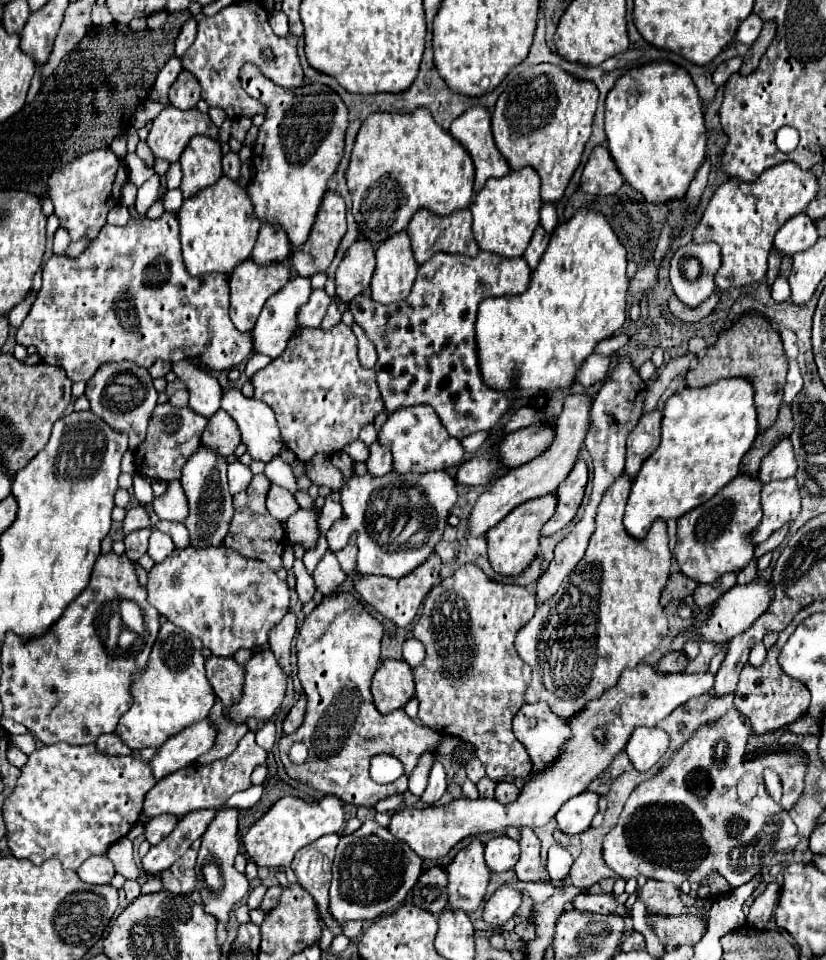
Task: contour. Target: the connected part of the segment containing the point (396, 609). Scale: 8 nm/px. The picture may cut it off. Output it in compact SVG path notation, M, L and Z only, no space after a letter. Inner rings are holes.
M356 544L336 550L334 556L338 558L346 576L350 576L354 580L354 588L364 598L364 602L372 604L382 616L392 620L396 626L408 626L414 620L422 600L426 598L426 594L438 580L438 572L440 572L440 556L436 552L432 552L432 556L428 556L428 560L420 568L416 568L416 572L410 572L408 576L402 576L400 580L392 580L392 578L384 578L384 576L360 576L356 572Z

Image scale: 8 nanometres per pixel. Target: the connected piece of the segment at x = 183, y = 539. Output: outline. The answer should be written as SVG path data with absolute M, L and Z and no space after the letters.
M160 520L158 526L156 526L156 530L166 532L166 534L174 540L176 548L184 548L184 546L188 546L188 528L184 528L184 524L180 524L180 522Z

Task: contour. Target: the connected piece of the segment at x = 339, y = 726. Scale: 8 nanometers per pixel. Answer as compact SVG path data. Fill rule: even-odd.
M338 592L332 596L326 596L314 612L304 618L302 628L298 630L296 638L296 658L298 658L298 678L302 682L304 694L308 696L308 708L302 726L288 736L280 738L280 760L286 768L286 774L302 784L308 784L324 794L340 796L342 802L354 804L354 806L368 806L372 808L376 802L394 796L404 794L408 790L408 776L418 766L422 754L438 752L438 746L442 744L442 734L436 730L422 726L408 718L403 709L398 709L390 714L380 714L374 708L372 694L370 694L370 682L372 676L380 664L380 644L382 644L382 624L368 614L364 604L356 600L350 592ZM294 742L304 742L308 746L308 760L304 764L292 764L288 758L288 750ZM376 754L390 754L398 758L404 764L404 774L390 782L390 784L376 784L370 778L370 760Z

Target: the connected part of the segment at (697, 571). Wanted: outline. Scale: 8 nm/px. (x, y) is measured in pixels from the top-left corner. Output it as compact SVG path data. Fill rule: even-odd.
M742 472L712 500L678 518L678 544L674 554L680 570L688 578L700 584L714 584L728 572L740 572L752 560L754 546L750 544L750 534L762 520L762 488L764 484L760 484L758 476Z

